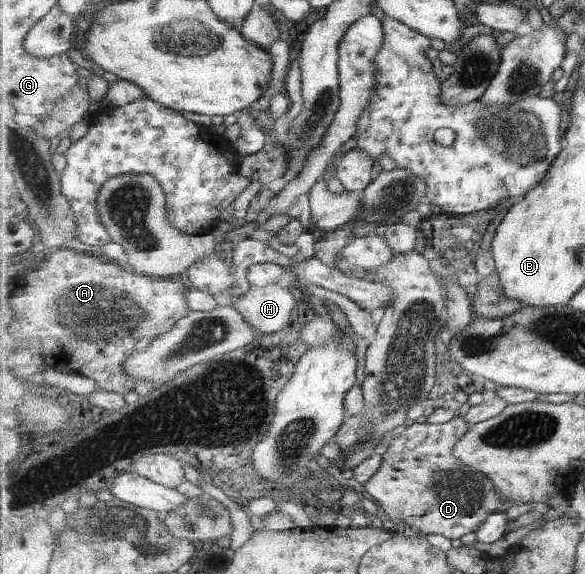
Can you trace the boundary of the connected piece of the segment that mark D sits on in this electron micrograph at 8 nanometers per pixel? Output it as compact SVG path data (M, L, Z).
M458 414L447 423L433 424L427 420L400 429L388 442L388 450L382 455L383 464L379 472L363 484L364 489L389 517L393 520L400 518L421 535L441 534L450 540L457 540L465 534L474 533L501 506L502 500L491 478L481 472L474 472L459 457L455 457L455 446L471 427L465 417Z

